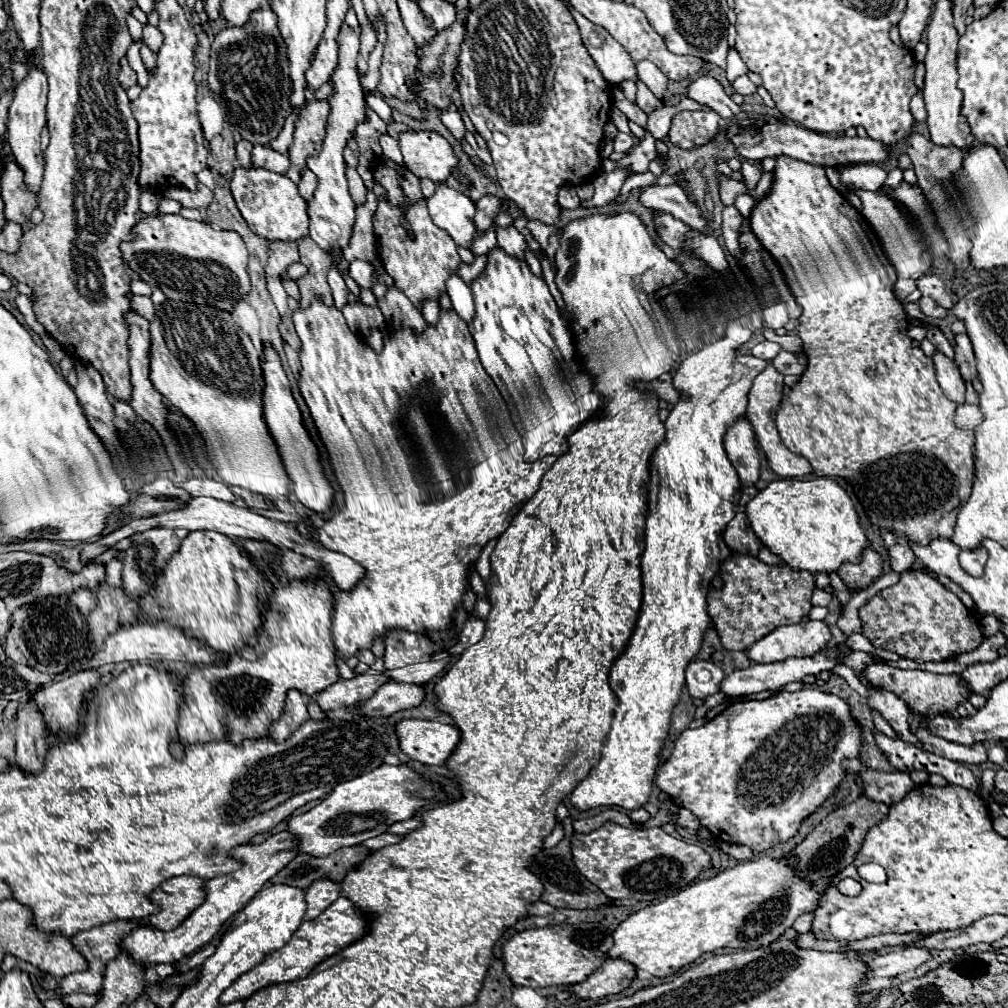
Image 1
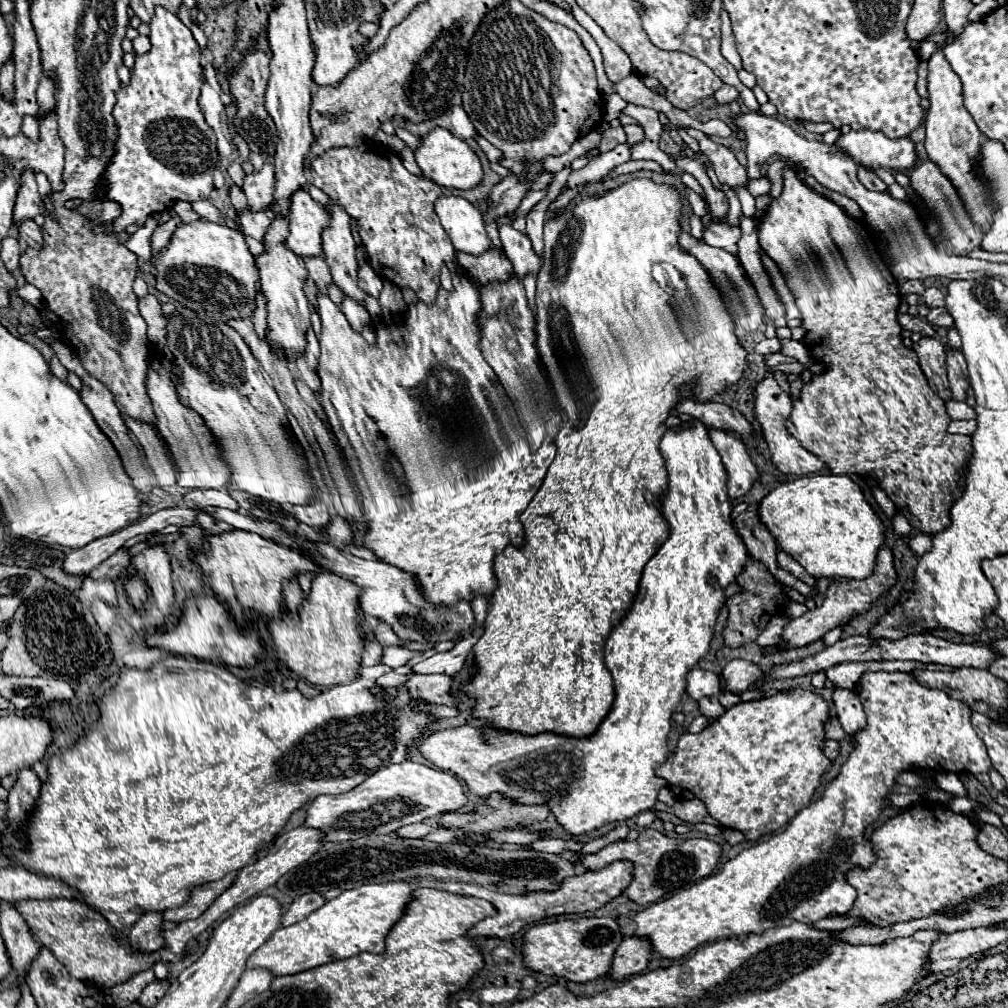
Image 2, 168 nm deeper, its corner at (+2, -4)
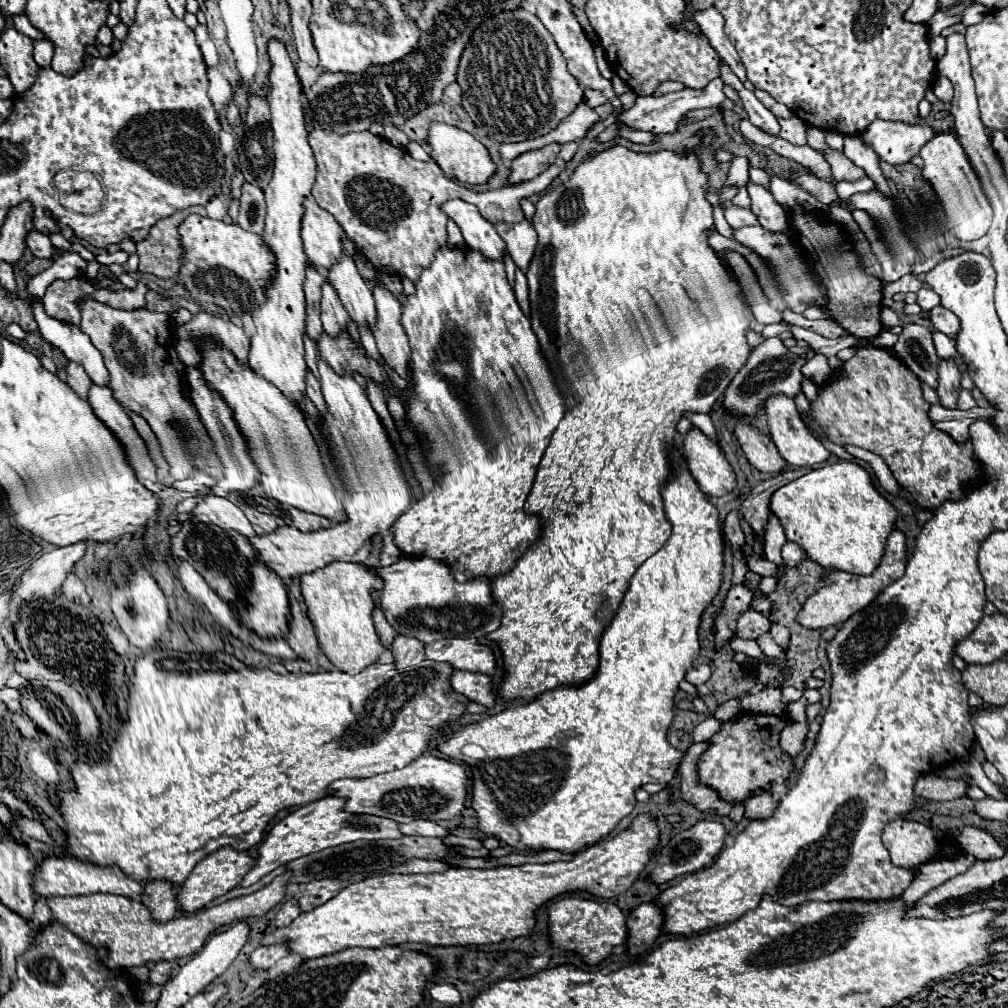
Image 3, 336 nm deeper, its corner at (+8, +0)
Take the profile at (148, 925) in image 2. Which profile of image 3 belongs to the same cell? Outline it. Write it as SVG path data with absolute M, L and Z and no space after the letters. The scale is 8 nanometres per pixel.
M149 881L141 893L141 903L149 909L155 923L167 923L177 915L177 887L167 881Z

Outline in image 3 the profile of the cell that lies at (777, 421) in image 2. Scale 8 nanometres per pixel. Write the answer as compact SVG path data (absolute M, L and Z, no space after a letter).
M771 395L765 401L765 415L767 415L767 425L769 425L769 433L771 439L775 443L775 447L779 449L781 457L785 459L785 463L789 465L797 465L797 467L813 467L819 463L825 463L829 457L829 451L823 447L823 443L819 439L815 439L809 429L805 427L795 403L791 397L787 395Z

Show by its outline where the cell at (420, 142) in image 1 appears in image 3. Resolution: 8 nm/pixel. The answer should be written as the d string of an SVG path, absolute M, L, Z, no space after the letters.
M433 123L429 129L429 139L427 139L429 147L431 147L431 157L435 159L435 163L441 167L441 171L449 177L455 179L459 183L471 183L471 185L483 185L493 173L495 173L495 165L489 159L487 149L467 131L445 125L445 123Z

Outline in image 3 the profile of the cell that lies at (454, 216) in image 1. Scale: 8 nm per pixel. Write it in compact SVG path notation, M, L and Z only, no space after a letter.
M451 199L451 201L443 203L441 211L449 219L453 219L455 225L461 229L467 247L481 251L489 259L495 259L495 261L503 259L505 243L497 235L495 227L481 217L481 213L477 211L475 205L461 201L461 199Z

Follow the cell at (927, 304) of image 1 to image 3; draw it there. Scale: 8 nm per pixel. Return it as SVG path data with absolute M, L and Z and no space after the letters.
M937 305L929 311L929 321L933 323L933 327L949 337L955 337L959 333L959 321L957 321L957 315L951 313L949 309Z

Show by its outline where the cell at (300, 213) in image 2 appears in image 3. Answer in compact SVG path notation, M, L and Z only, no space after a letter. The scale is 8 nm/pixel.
M305 197L303 207L305 207L301 221L303 251L317 269L325 271L341 257L343 229L329 211L321 209L315 203L313 197Z

